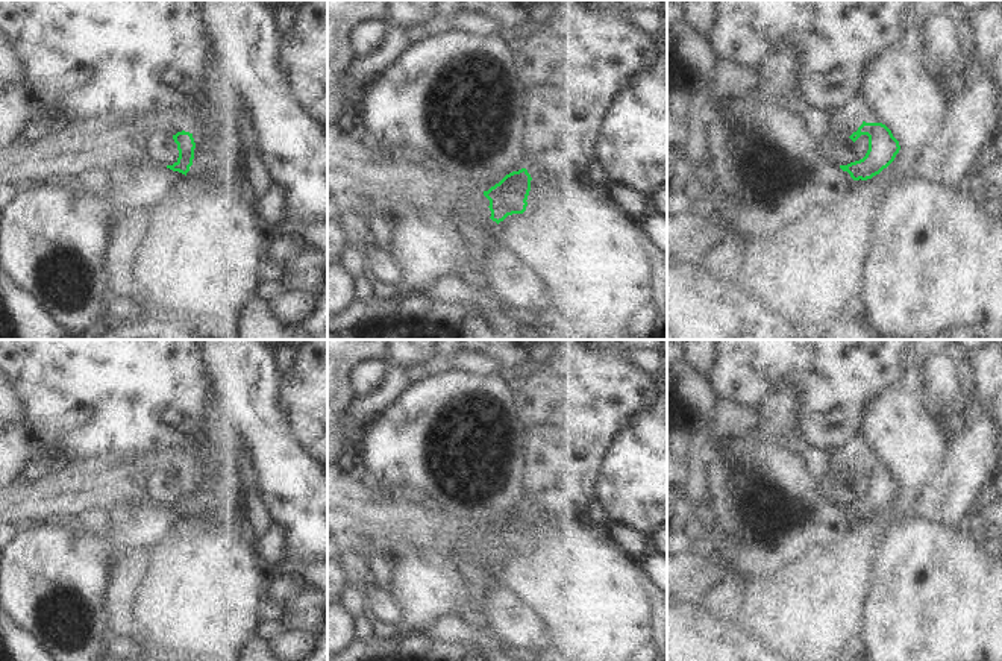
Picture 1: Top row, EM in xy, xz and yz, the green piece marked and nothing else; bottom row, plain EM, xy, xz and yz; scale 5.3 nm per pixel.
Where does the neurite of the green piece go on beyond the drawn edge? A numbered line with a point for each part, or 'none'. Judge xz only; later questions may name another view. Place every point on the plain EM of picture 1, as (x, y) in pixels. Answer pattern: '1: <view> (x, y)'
1: xz (391, 525)

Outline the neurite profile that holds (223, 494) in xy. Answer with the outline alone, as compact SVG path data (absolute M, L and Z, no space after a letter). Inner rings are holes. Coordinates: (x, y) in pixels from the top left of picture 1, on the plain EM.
M205 461L193 471L194 499L186 523L200 529L249 520L259 514L247 468Z

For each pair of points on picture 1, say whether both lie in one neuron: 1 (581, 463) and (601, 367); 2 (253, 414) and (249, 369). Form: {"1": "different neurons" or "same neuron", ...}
{"1": "same neuron", "2": "same neuron"}

